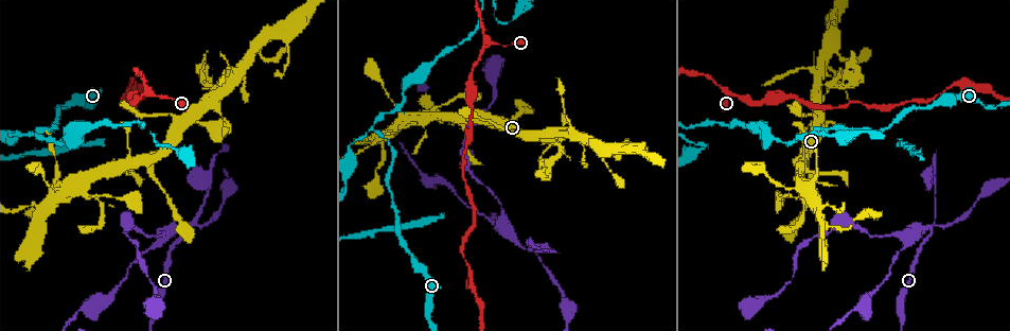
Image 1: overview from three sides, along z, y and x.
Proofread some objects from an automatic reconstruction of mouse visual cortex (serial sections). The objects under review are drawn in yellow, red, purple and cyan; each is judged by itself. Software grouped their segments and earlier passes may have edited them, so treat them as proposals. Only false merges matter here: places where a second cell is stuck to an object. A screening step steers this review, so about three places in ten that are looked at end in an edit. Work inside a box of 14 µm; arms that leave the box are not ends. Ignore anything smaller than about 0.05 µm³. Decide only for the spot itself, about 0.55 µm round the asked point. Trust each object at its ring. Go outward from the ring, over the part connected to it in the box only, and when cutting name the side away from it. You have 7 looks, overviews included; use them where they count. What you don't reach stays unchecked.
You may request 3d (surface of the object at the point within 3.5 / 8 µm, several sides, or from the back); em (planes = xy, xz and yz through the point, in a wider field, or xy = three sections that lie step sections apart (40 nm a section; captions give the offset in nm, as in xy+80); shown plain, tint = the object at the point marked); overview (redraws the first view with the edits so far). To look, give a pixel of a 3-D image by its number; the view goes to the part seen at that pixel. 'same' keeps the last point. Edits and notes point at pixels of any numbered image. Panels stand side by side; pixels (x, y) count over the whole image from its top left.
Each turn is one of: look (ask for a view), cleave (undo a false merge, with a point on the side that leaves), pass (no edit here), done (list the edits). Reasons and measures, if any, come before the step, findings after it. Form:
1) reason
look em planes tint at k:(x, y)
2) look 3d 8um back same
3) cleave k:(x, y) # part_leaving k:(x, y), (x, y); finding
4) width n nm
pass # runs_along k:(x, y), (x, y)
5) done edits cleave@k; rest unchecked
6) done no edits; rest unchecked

calibre changes
look 3d 8um at 1:(728, 95)

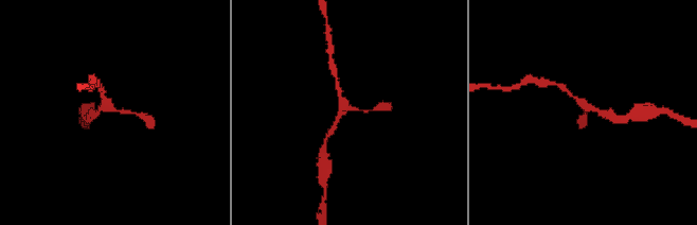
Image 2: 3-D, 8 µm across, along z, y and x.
arms 3; arm_widths 150, 200, 200 nm
look em xy step 3 tint at 2:(587, 109)

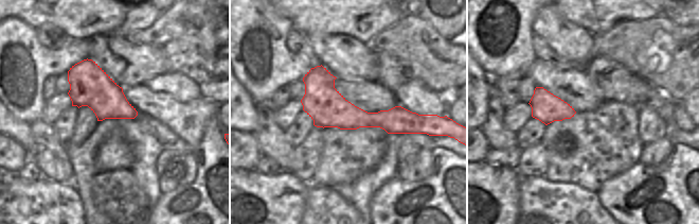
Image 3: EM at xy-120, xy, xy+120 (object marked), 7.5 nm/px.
pass # runs_along 3:(306, 79), (345, 116), (418, 122); continuous, no second cell

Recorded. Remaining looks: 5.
abrupt turn
look 3d 3.5um back at 1:(561, 152)

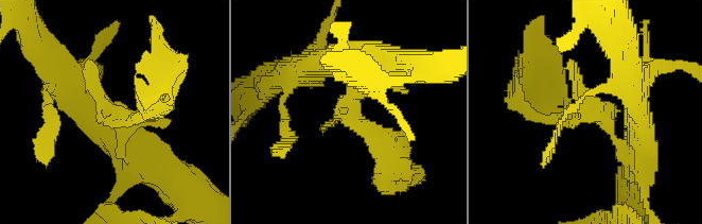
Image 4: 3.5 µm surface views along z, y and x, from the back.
pass # all the same cell

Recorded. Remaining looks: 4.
calibre changes
look 3d 3.5um back at 1:(492, 128)

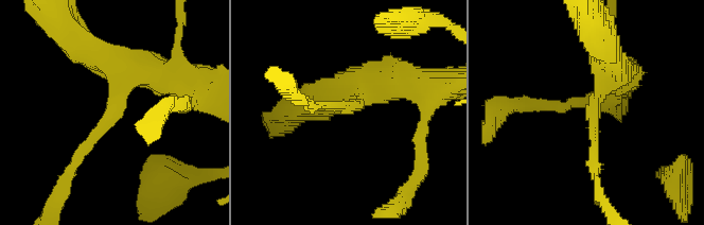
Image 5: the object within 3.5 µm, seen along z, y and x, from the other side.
arm_widths 150, 400 nm; need the tissue
look em planes tint at 5:(596, 118)

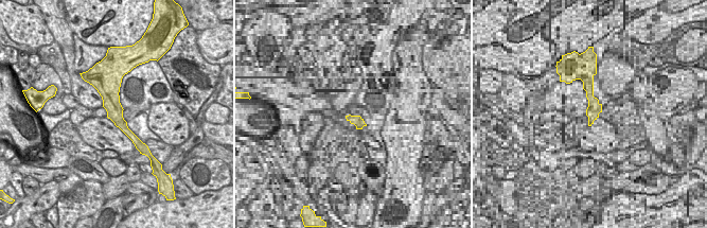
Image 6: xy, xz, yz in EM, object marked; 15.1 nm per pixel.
look em xy step 3 tint same

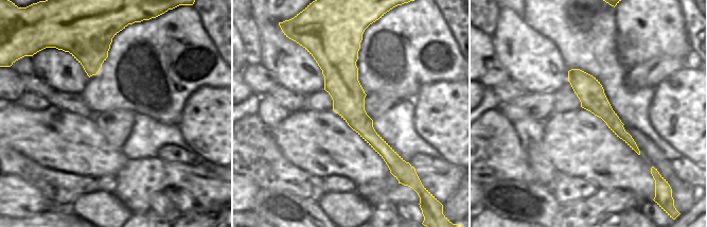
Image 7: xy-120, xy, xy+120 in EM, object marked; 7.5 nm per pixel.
pass # runs_along 5:(111, 64), (124, 92), (69, 177); one cell here

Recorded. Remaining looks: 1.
done no edits; rest unchecked

